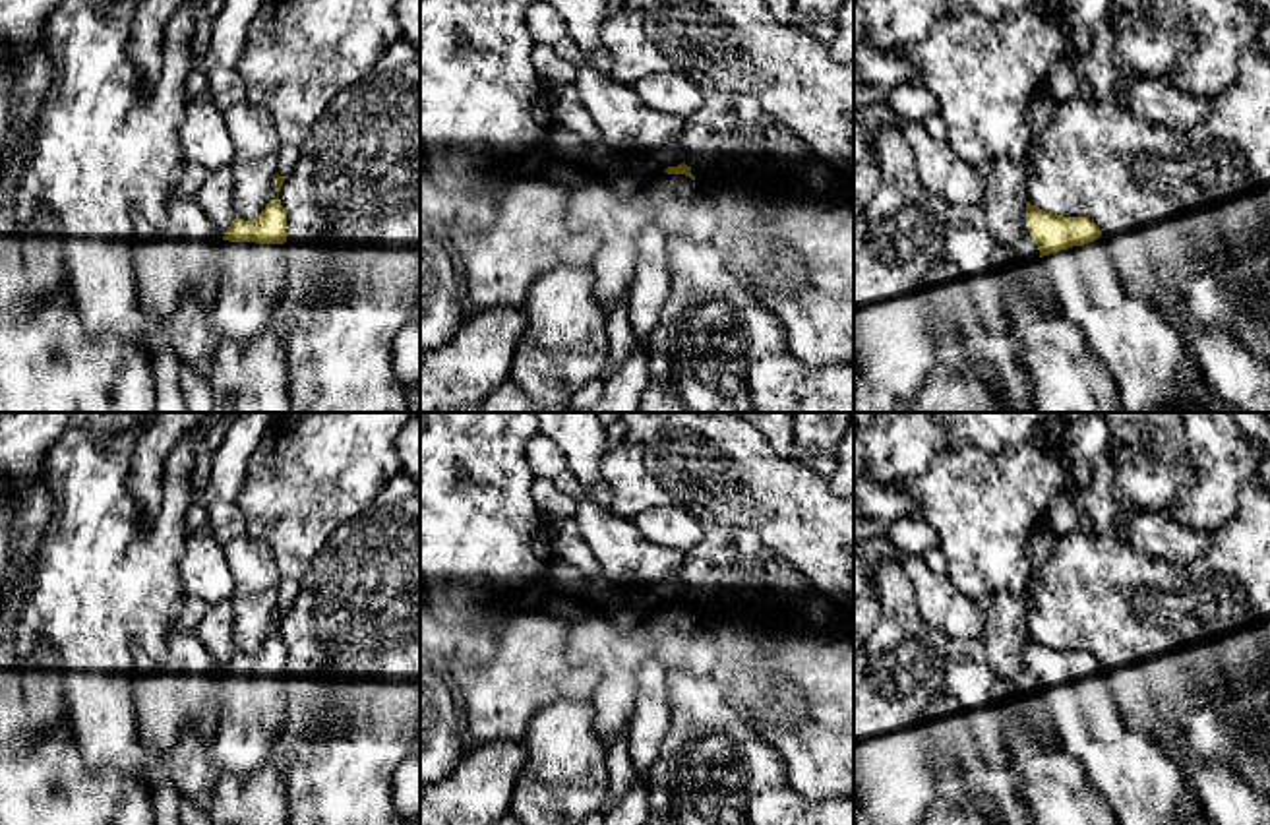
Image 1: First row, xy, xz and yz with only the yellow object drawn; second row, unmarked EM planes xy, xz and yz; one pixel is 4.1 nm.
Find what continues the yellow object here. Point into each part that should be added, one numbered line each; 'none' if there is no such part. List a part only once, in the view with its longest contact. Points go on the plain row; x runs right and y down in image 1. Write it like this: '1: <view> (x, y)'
1: xy (250, 709)

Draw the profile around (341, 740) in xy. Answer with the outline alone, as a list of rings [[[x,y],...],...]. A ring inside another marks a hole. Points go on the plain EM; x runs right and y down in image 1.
[[[397,473],[366,509],[347,519],[329,536],[300,577],[300,593],[292,610],[283,616],[279,633],[287,647],[287,676],[283,678],[287,709],[273,744],[271,765],[285,782],[288,825],[408,825],[393,808],[391,782],[401,761],[420,749],[420,482]]]

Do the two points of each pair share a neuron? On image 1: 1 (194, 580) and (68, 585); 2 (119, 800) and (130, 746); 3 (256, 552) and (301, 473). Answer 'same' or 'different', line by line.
1: different
2: different
3: different

